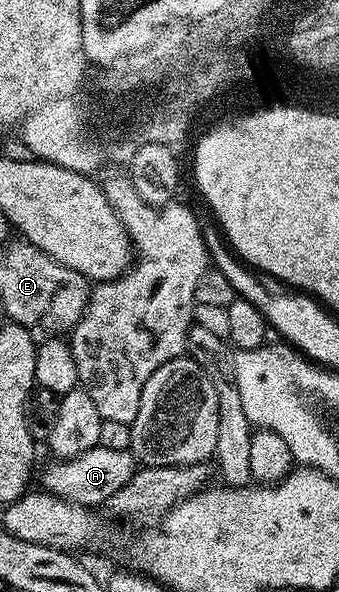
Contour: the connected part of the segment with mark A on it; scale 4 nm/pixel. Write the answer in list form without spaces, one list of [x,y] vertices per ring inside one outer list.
[[[100,445],[90,448],[86,452],[82,452],[82,456],[77,458],[66,458],[63,460],[52,460],[52,463],[45,468],[44,471],[39,471],[38,482],[40,482],[45,491],[54,496],[58,496],[67,502],[76,502],[79,506],[87,506],[89,508],[103,507],[110,500],[110,496],[114,496],[114,492],[118,492],[118,488],[123,488],[130,476],[134,476],[138,469],[136,457],[133,456],[131,449],[123,450],[122,452],[114,452],[114,448],[102,448]]]

